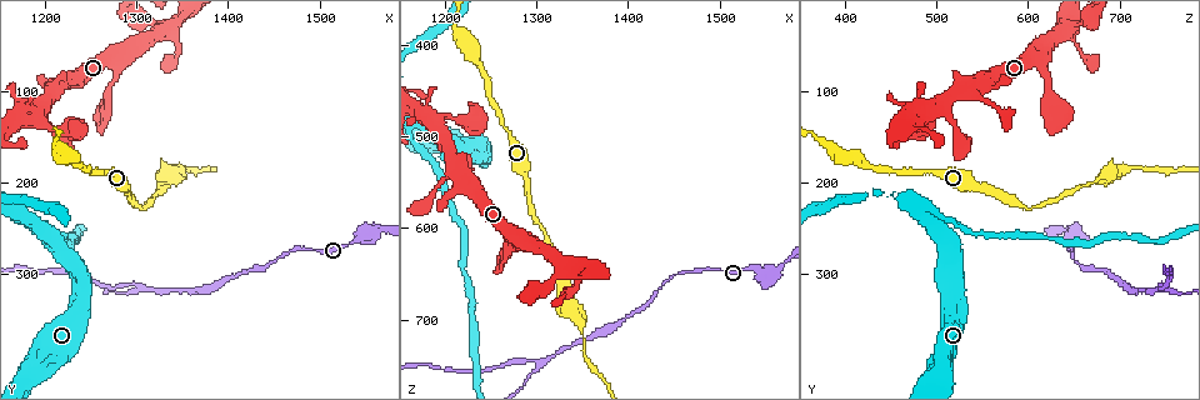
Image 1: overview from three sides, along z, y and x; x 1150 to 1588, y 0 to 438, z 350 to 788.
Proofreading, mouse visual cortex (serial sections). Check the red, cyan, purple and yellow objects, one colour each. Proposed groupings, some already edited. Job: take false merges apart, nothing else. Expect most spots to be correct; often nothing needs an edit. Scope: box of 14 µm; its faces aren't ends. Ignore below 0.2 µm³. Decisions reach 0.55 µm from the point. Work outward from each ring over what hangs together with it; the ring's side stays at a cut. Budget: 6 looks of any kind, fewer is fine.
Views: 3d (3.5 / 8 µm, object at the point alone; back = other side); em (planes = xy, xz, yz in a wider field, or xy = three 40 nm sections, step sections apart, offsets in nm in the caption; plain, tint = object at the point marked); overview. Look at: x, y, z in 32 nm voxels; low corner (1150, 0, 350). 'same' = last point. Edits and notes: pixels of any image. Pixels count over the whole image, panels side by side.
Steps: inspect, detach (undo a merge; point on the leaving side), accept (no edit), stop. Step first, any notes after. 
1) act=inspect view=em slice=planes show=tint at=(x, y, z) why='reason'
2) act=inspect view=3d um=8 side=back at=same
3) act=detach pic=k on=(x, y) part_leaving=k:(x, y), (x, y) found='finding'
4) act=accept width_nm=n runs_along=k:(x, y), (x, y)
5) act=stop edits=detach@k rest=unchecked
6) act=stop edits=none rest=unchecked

act=inspect view=3d um=3.5 at=(1200, 120, 510) why='branch point'

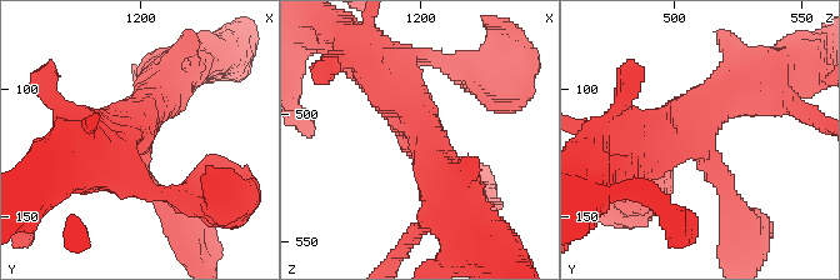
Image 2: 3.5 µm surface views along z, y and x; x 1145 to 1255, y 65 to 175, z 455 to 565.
act=inspect view=em slice=xy step=1 show=plain at=(1201, 120, 509) why='need the tissue'

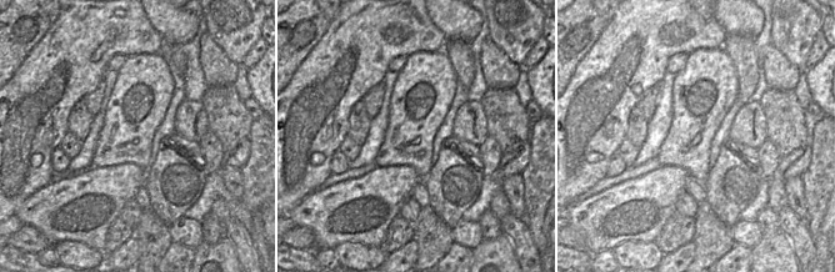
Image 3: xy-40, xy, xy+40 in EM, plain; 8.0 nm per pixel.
act=inspect view=em slice=xy step=1 show=tint at=same why='where the object lies'

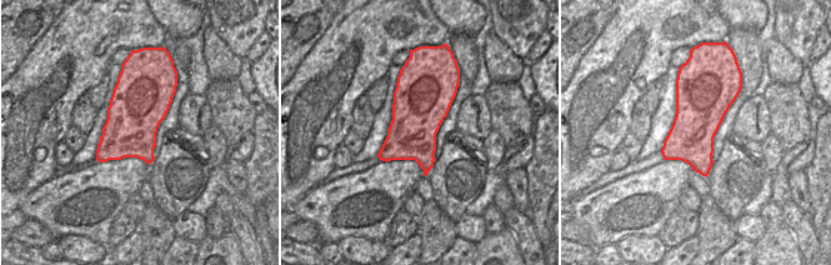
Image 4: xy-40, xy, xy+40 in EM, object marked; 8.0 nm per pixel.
act=accept arms=3 runs_along=2:(749, 84), (628, 160) found='one cell here'

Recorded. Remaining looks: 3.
act=inspect view=3d um=3.5 at=(1185, 120, 570)

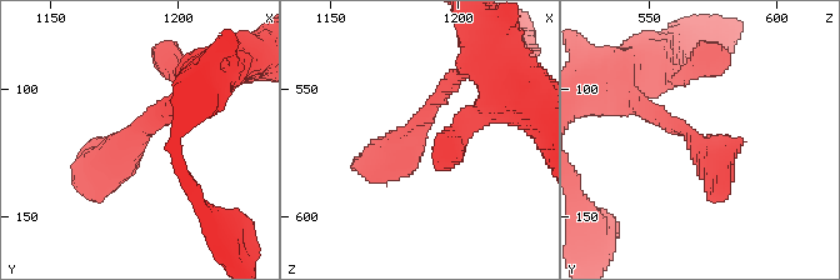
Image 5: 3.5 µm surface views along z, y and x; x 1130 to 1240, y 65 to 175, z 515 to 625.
act=accept runs_along=5:(175, 103), (133, 130), (86, 199) found='one cell here'

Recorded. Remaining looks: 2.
act=inspect view=3d um=8 at=(1455, 285, 650) why='thin neck'

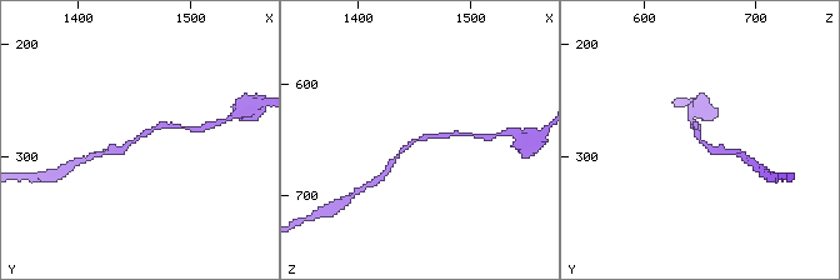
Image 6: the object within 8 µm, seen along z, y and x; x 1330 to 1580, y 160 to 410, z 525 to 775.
act=inspect view=3d um=3.5 at=(1452, 286, 650)

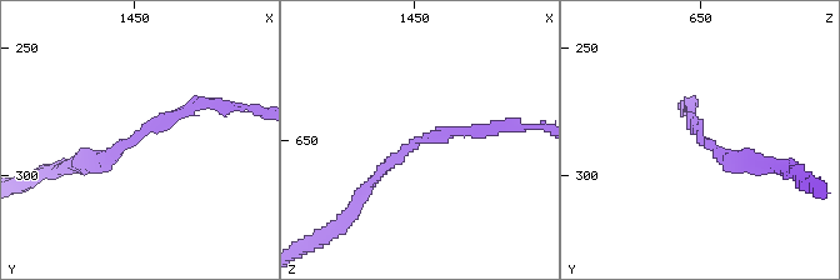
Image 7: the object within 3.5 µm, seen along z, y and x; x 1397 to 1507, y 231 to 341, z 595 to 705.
act=accept runs_along=7:(489, 129), (420, 138), (363, 193) found='one cell here'

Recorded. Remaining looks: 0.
act=stop edits=none rest=unchecked

